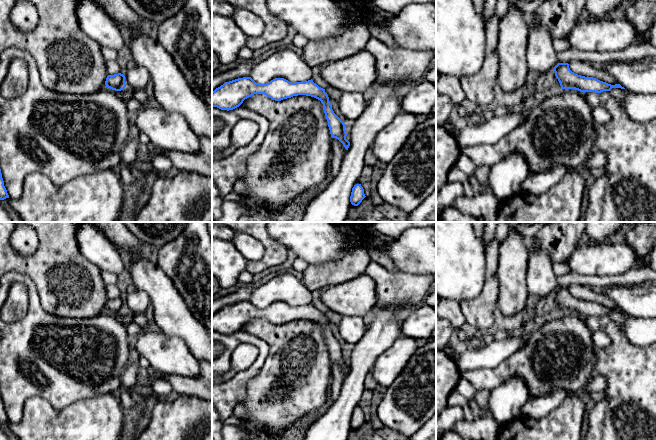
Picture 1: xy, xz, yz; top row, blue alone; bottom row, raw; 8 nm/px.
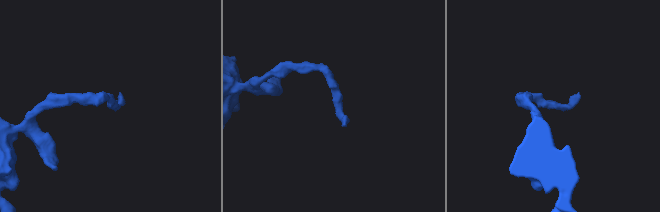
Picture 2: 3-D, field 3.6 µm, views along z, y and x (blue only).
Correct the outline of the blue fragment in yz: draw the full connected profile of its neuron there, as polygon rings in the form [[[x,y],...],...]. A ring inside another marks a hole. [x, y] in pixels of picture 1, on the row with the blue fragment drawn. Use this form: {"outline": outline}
{"outline": [[[558,63],[553,71],[558,79],[561,89],[575,89],[580,92],[596,92],[610,91],[612,88],[621,88],[620,84],[611,85],[600,81],[593,77],[585,77],[572,72],[568,63]]]}

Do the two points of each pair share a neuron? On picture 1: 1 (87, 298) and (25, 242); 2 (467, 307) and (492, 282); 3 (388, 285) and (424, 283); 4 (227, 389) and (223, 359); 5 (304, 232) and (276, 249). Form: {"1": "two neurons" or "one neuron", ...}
{"1": "two neurons", "2": "one neuron", "3": "one neuron", "4": "one neuron", "5": "two neurons"}

